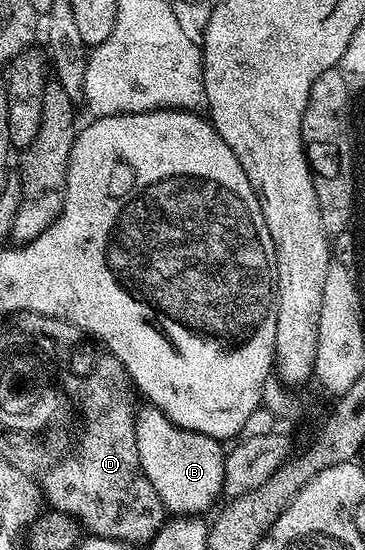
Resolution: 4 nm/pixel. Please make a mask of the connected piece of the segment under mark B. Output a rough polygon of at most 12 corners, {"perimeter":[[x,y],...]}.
{"perimeter":[[159,408],[136,414],[141,469],[166,513],[222,495],[226,453]]}

